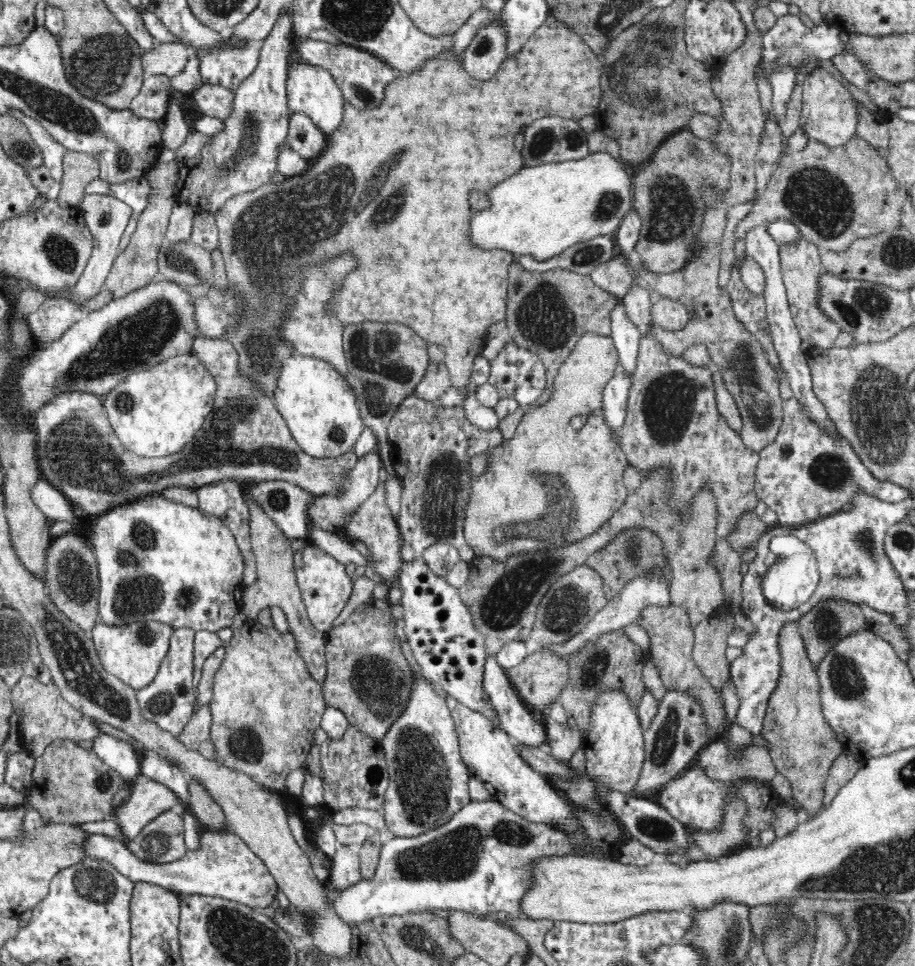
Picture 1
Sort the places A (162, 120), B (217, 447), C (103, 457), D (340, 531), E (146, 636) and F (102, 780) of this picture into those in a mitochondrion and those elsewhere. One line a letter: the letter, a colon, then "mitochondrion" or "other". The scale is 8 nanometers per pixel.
A: other
B: mitochondrion
C: mitochondrion
D: other
E: mitochondrion
F: mitochondrion

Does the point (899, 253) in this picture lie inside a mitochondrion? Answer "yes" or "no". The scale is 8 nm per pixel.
yes

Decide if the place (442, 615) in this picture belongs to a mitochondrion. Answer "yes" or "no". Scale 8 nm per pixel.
no

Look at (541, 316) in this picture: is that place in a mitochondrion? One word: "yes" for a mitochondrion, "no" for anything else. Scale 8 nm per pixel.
yes

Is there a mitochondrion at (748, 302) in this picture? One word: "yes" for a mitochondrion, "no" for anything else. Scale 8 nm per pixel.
no

